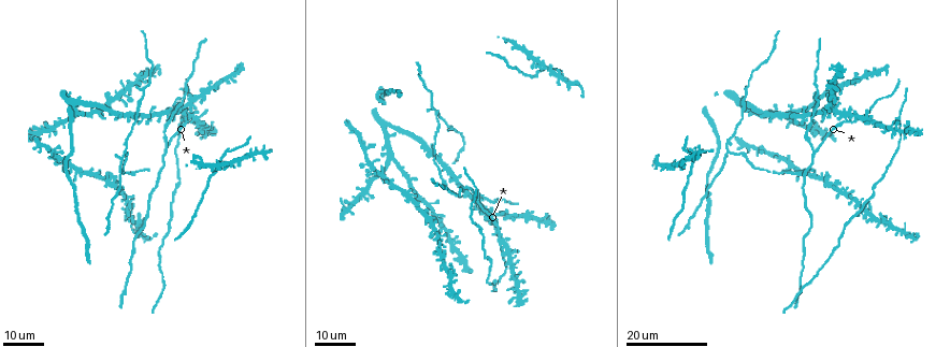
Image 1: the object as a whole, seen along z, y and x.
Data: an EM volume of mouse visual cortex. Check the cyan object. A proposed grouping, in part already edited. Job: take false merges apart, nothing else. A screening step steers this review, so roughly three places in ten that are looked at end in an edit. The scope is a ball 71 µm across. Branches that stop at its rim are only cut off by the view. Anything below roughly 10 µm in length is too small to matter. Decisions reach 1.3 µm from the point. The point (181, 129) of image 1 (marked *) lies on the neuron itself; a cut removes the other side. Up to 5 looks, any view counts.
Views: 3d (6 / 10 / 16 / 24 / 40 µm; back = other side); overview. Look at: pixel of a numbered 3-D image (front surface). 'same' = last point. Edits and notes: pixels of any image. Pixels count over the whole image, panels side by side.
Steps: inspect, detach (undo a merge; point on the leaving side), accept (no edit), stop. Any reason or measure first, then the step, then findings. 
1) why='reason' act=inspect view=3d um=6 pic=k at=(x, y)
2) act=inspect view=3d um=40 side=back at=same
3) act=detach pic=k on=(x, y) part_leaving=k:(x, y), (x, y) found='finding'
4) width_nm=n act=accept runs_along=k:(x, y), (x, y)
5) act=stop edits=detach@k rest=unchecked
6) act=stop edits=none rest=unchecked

why='two arms in line, one across' act=inspect view=3d um=16 pic=1 at=(147, 88)

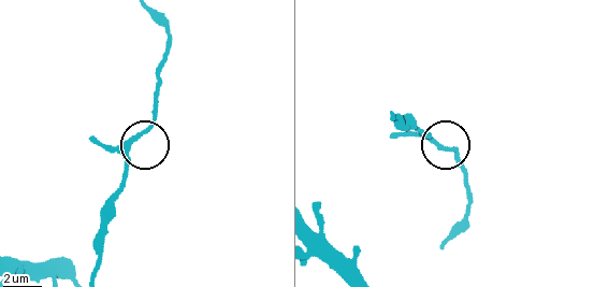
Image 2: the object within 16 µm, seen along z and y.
act=inspect view=3d um=10 pic=2 at=(433, 142)

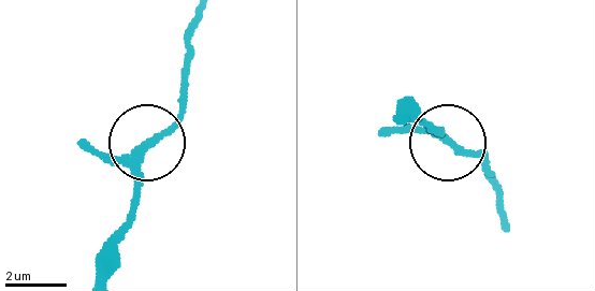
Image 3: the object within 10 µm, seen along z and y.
act=accept runs_along=3:(95, 275), (128, 214), (135, 160), (176, 114), (184, 85) found='all the same neuron'

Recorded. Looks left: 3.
act=inspect view=3d um=16 pic=1 at=(384, 127)

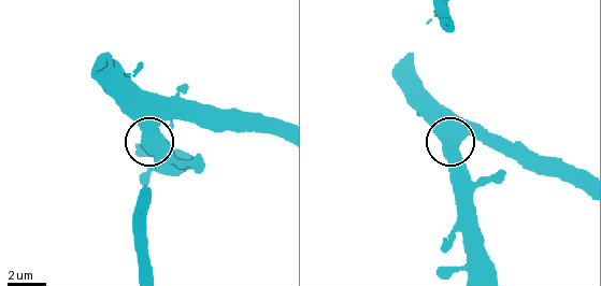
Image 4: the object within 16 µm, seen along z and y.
act=inspect view=3d um=6 pic=4 at=(144, 131)

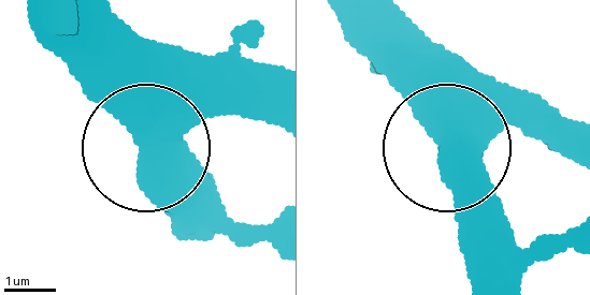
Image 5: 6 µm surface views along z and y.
width_nm=580 act=accept found='all the same neuron'

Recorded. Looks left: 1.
act=stop edits=none rest=unchecked

